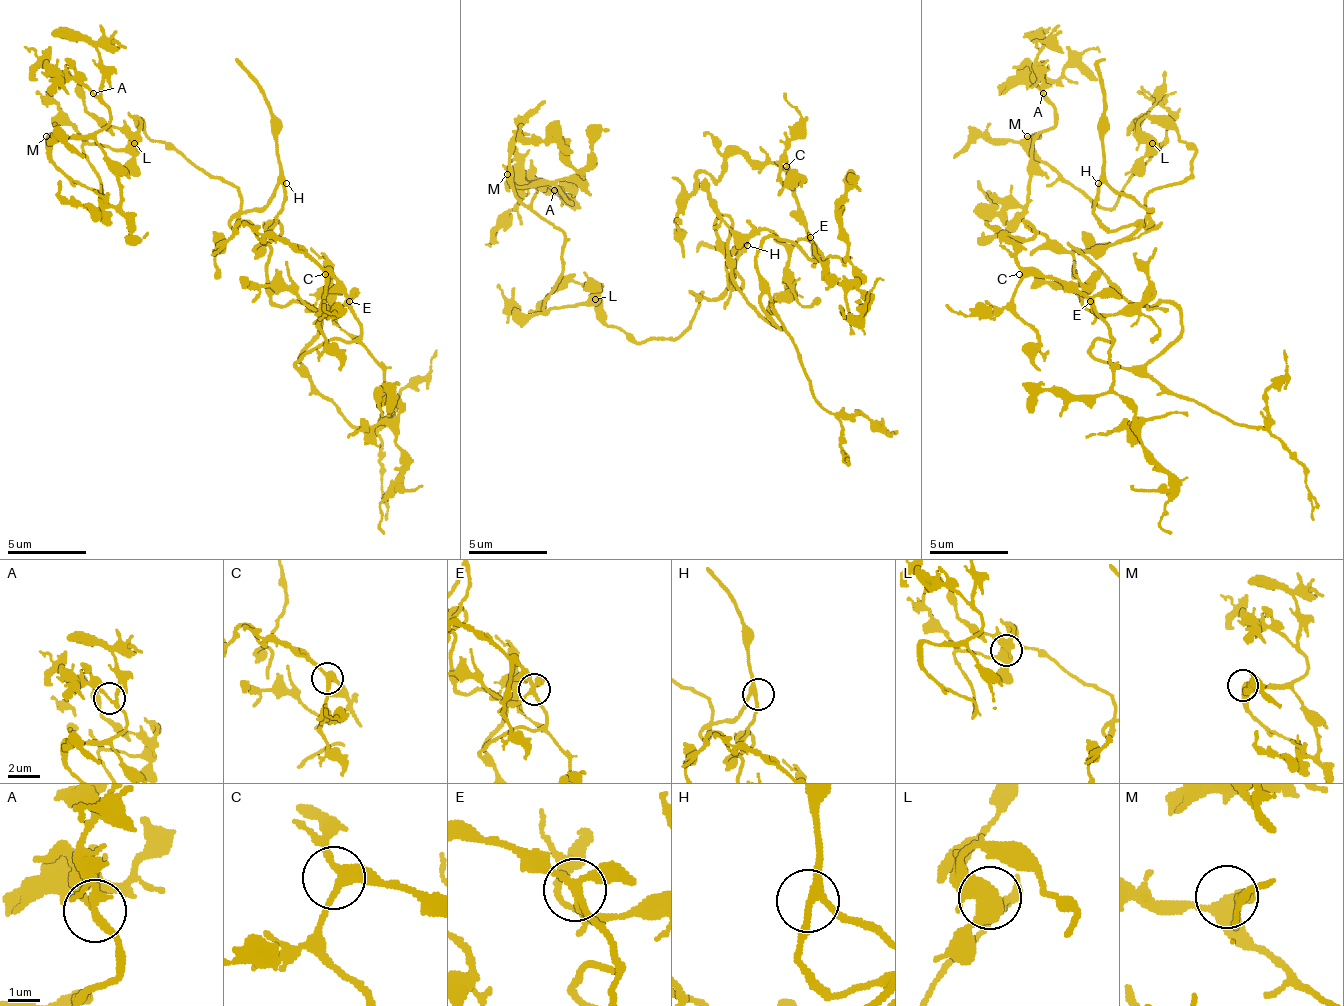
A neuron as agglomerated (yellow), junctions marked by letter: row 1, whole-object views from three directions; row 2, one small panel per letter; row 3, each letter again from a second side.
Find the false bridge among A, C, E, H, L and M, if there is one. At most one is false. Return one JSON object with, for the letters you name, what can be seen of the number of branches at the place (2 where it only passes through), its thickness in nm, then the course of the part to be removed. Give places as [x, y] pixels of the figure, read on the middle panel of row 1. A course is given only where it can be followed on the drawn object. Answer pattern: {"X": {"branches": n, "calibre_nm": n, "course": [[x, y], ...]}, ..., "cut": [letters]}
{"cut": []}

